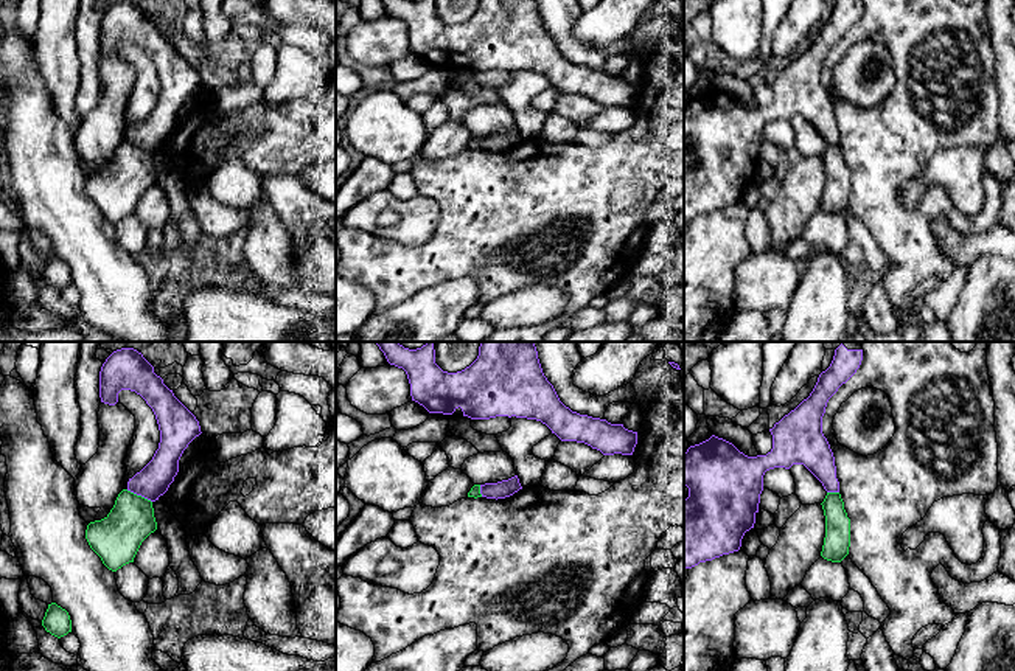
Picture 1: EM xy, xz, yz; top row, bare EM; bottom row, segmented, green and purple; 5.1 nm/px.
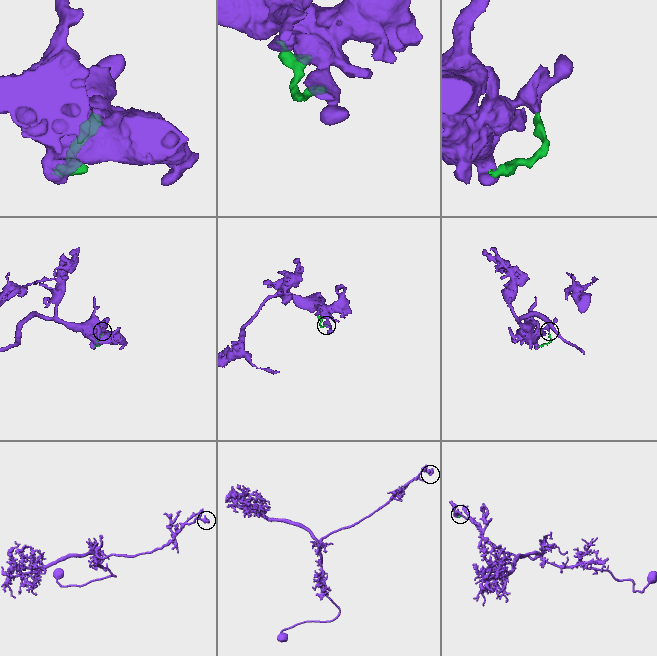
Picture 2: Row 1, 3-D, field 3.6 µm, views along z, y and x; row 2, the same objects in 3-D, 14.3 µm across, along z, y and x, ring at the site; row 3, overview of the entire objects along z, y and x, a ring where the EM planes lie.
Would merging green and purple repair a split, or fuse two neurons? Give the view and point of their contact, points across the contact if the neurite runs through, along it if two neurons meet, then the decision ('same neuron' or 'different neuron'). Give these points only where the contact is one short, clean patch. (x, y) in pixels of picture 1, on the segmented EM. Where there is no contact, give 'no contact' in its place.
contact xy (139, 496); border xy (126, 490), (151, 502); different neuron

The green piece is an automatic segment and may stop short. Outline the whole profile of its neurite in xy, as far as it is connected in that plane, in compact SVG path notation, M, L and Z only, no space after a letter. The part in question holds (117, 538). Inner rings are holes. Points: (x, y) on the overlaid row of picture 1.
M123 489L107 516L87 525L85 539L103 564L117 572L134 562L141 542L155 530L152 502Z

